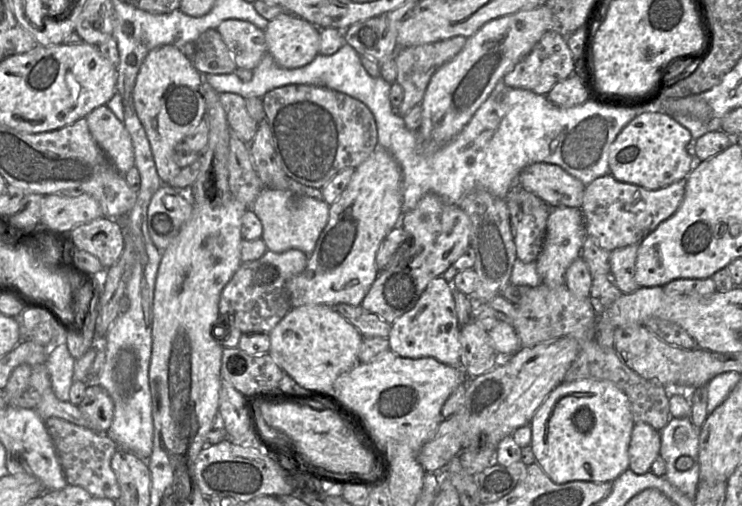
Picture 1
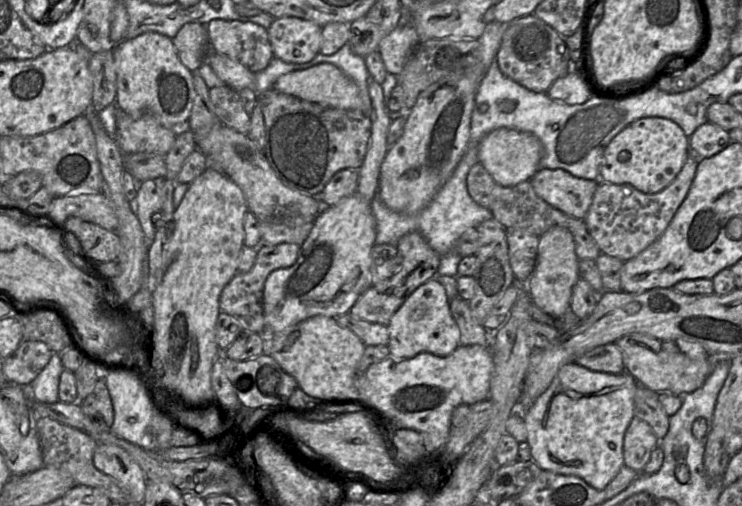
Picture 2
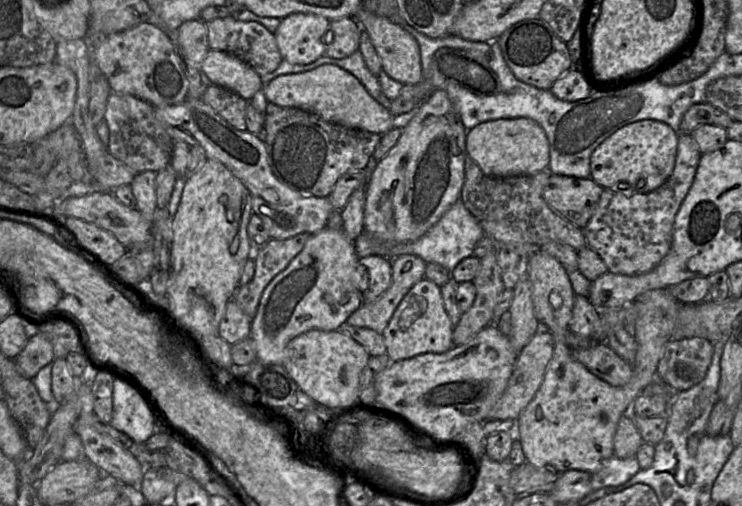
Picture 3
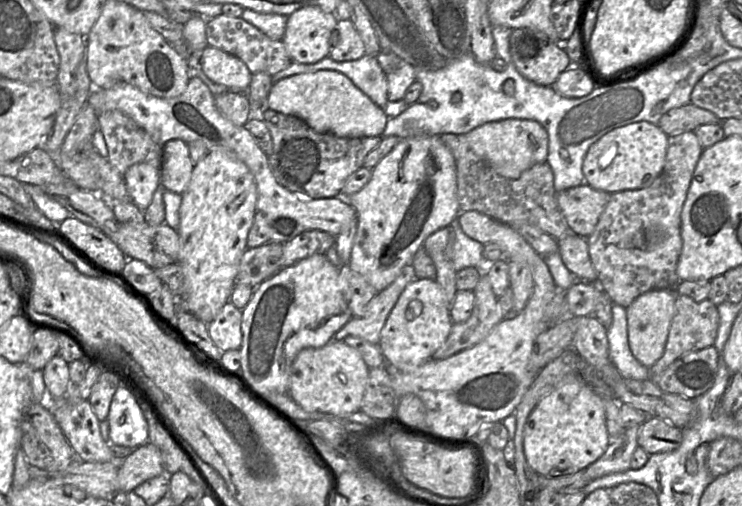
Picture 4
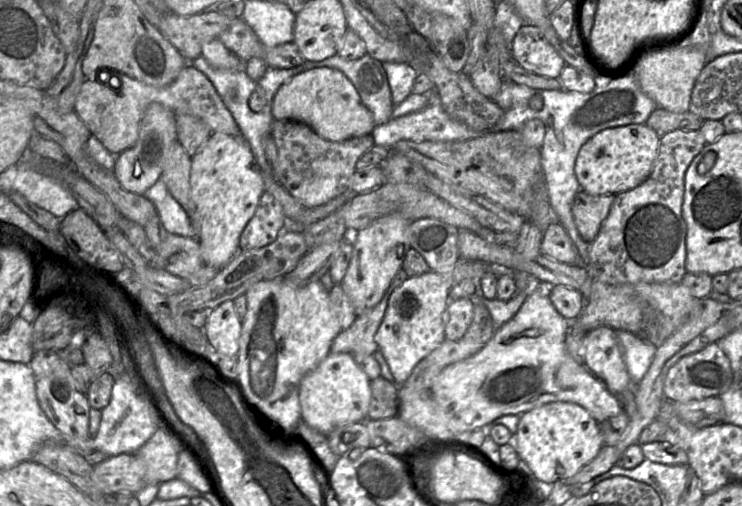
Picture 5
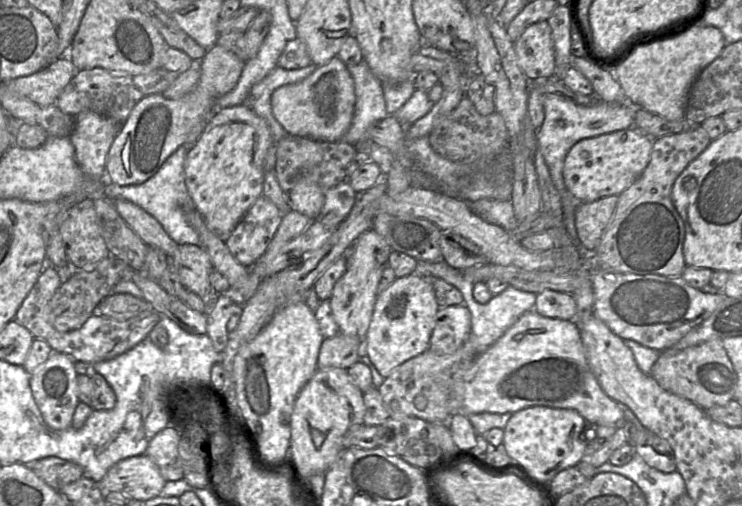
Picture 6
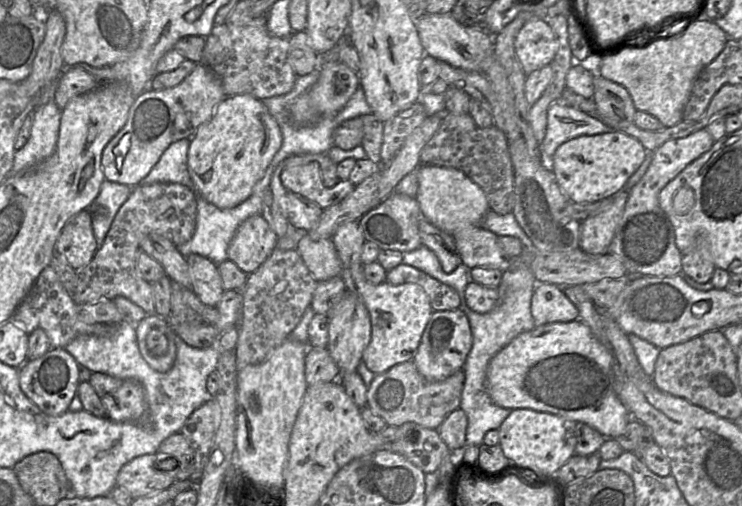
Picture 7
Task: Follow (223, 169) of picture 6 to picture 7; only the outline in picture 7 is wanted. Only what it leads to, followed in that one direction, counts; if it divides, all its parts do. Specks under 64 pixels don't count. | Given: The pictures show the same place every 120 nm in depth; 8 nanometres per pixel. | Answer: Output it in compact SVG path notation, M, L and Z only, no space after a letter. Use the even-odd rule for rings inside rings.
M236 94L225 97L215 108L212 117L188 139L188 170L197 192L218 208L233 208L244 202L264 177L282 144L282 133L262 100L250 94Z

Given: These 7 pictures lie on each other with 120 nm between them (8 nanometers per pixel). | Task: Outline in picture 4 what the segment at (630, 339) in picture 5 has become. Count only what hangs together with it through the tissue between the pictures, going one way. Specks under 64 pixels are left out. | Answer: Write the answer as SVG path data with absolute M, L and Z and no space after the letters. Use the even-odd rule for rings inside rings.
M612 306L612 323L607 328L610 361L623 378L635 380L649 379L649 369L632 354L628 343L626 308Z

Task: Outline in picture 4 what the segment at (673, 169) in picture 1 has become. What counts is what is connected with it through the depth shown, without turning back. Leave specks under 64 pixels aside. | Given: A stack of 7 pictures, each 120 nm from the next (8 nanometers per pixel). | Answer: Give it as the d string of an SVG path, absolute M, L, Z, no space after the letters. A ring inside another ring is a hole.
M641 121L616 128L593 143L584 158L585 183L610 194L650 186L664 168L668 135L656 124Z

